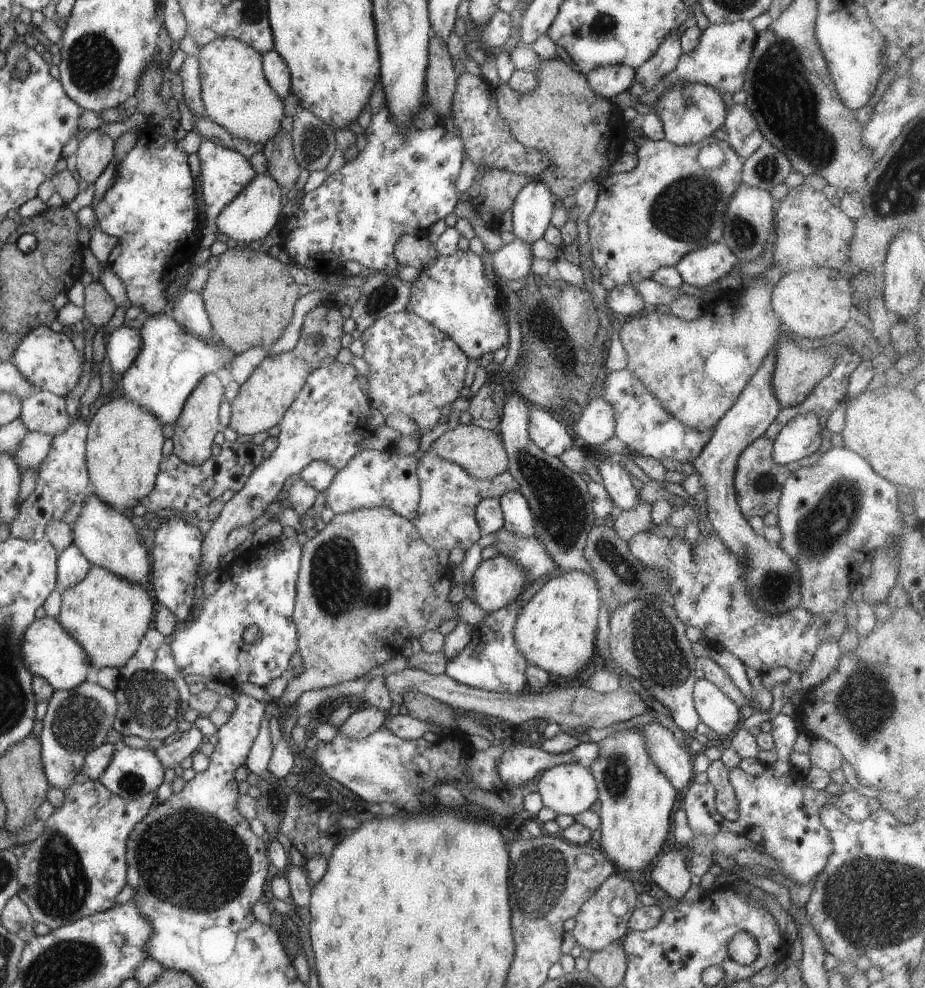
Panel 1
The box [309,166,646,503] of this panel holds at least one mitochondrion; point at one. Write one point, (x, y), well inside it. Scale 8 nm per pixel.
(540, 320)

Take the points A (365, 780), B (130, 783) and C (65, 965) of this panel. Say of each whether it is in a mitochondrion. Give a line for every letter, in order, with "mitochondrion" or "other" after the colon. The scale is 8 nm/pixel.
A: mitochondrion
B: mitochondrion
C: mitochondrion

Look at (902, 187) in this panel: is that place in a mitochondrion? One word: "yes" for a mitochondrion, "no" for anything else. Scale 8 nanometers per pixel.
yes

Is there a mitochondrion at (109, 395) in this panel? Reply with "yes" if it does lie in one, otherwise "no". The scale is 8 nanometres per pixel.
no

